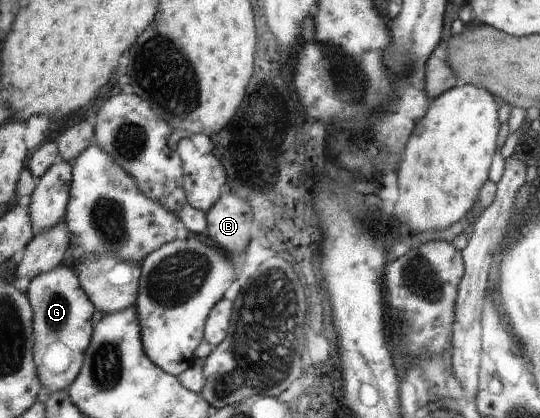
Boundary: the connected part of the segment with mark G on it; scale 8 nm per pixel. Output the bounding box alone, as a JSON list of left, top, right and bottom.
[25,263,93,392]

